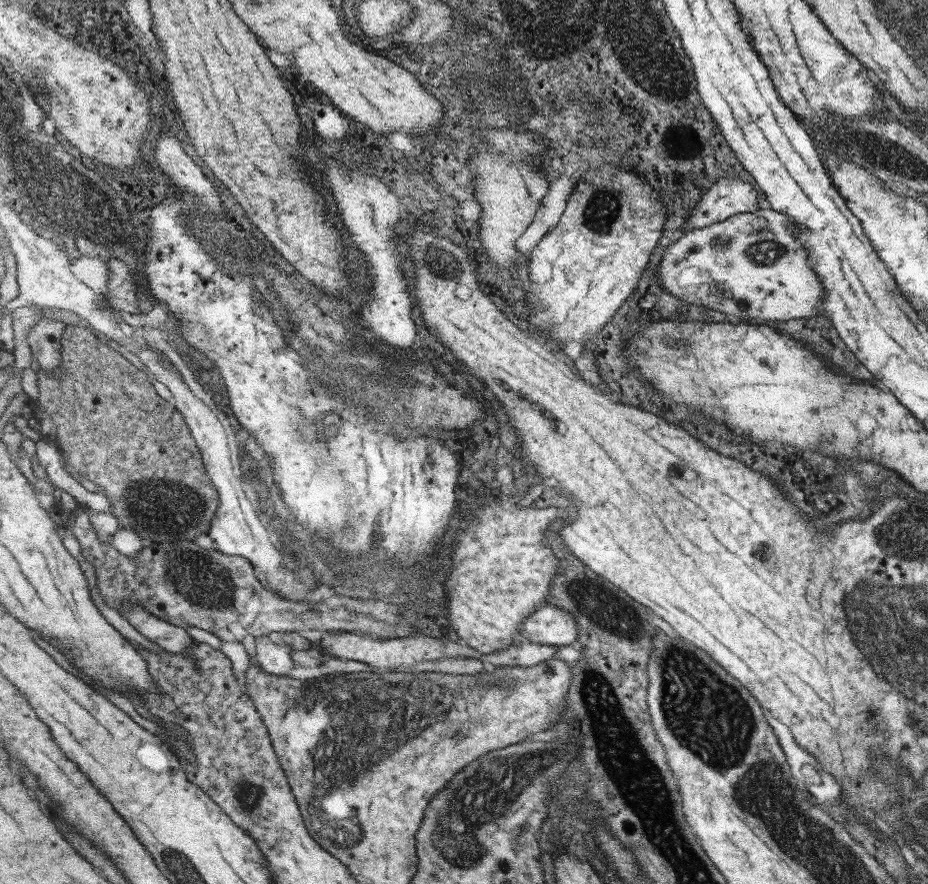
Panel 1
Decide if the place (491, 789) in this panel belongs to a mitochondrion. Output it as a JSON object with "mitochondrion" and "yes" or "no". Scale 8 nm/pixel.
{"mitochondrion":"yes"}

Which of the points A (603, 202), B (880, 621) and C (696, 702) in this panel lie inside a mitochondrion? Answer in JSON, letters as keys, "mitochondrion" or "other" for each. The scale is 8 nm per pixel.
{"A":"mitochondrion","B":"mitochondrion","C":"mitochondrion"}

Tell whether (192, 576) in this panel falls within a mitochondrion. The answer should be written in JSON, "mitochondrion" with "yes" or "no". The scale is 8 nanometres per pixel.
{"mitochondrion":"yes"}

